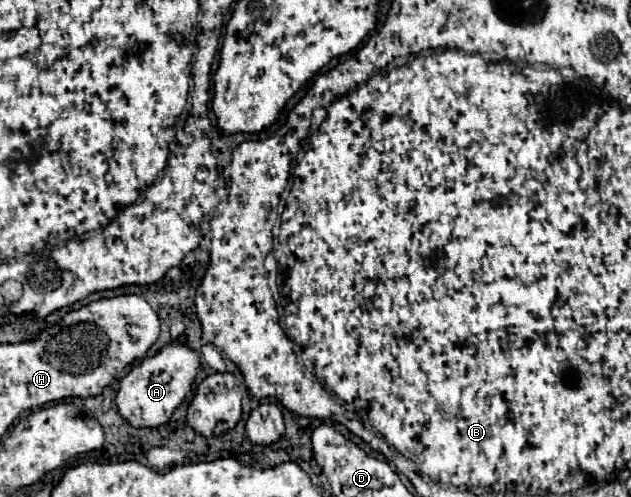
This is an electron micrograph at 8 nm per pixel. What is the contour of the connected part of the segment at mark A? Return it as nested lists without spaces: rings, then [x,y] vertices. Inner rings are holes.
[[[172,343],[158,351],[154,357],[144,359],[138,367],[134,367],[124,379],[120,381],[120,391],[116,395],[118,413],[132,425],[132,427],[158,427],[166,423],[174,409],[184,401],[186,393],[192,389],[196,379],[200,361],[194,349]]]

